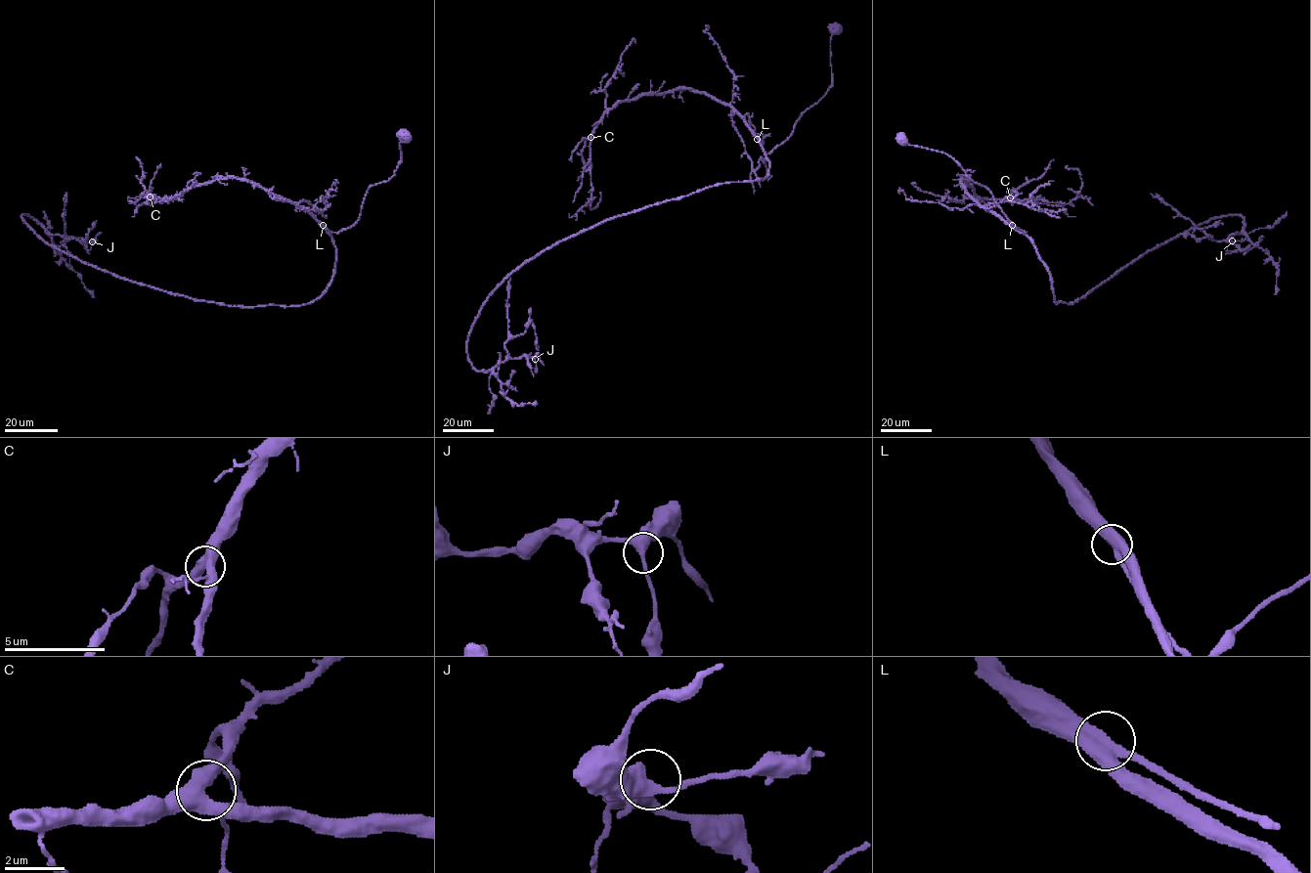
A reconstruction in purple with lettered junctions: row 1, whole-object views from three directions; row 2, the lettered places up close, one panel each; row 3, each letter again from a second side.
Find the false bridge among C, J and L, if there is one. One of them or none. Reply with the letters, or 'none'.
none

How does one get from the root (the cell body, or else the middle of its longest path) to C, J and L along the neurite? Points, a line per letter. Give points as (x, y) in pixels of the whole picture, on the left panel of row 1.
C: (404, 134), (394, 174), (371, 186), (359, 219), (336, 233), (236, 178), (150, 196)
J: (404, 134), (394, 174), (328, 232), (336, 268), (309, 303), (232, 307), (141, 284), (21, 216), (92, 241)
L: (404, 134), (399, 142), (402, 161), (391, 177), (368, 190), (359, 219), (336, 233), (324, 225)

